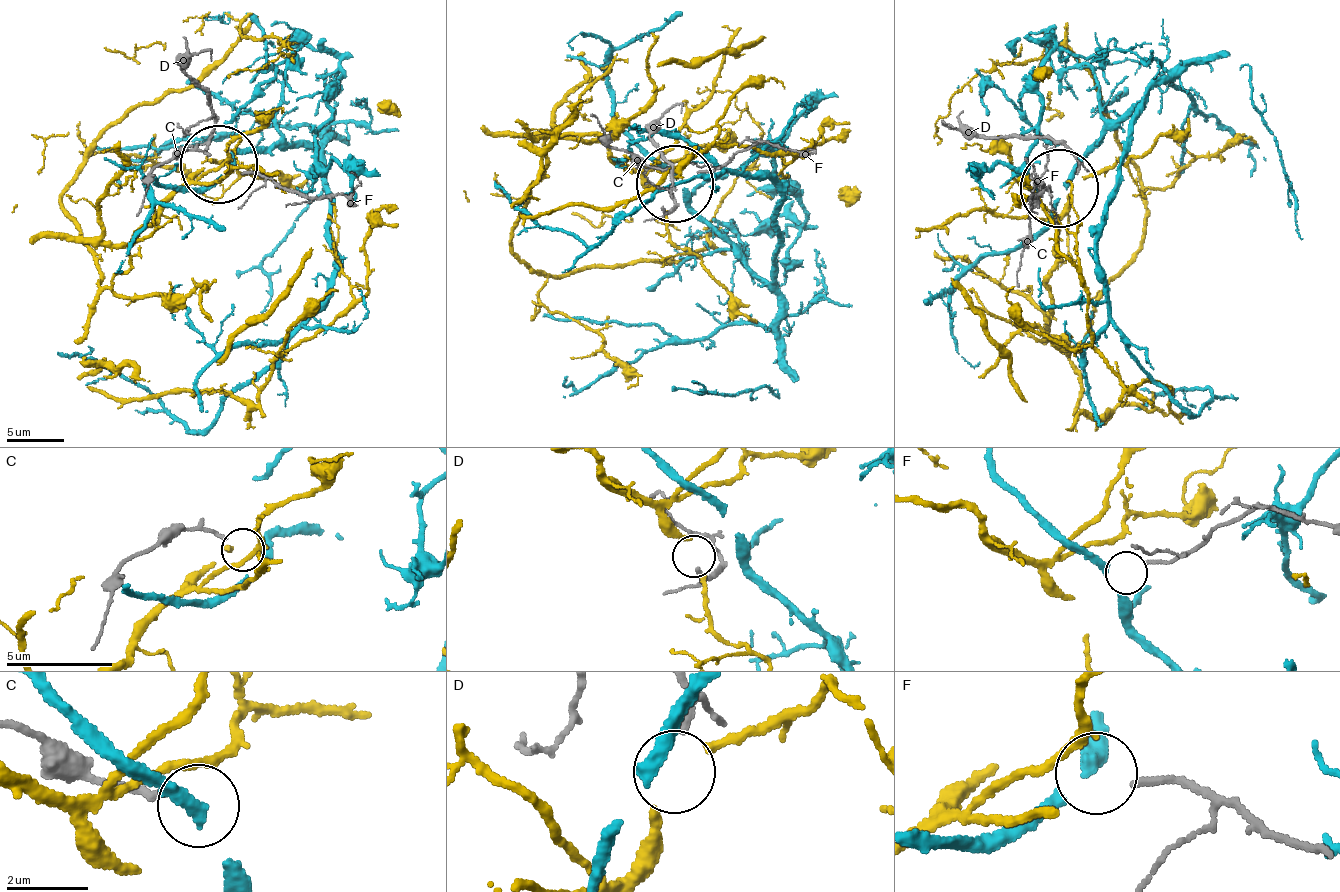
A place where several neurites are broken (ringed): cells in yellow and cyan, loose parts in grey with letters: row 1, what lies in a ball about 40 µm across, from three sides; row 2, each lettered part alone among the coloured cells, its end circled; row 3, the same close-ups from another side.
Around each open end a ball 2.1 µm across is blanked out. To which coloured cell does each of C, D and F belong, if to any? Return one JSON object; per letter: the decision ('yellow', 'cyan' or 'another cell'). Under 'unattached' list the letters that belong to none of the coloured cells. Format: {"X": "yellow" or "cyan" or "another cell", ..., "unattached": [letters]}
{"C": "another cell", "D": "yellow", "F": "cyan", "unattached": ["C"]}

